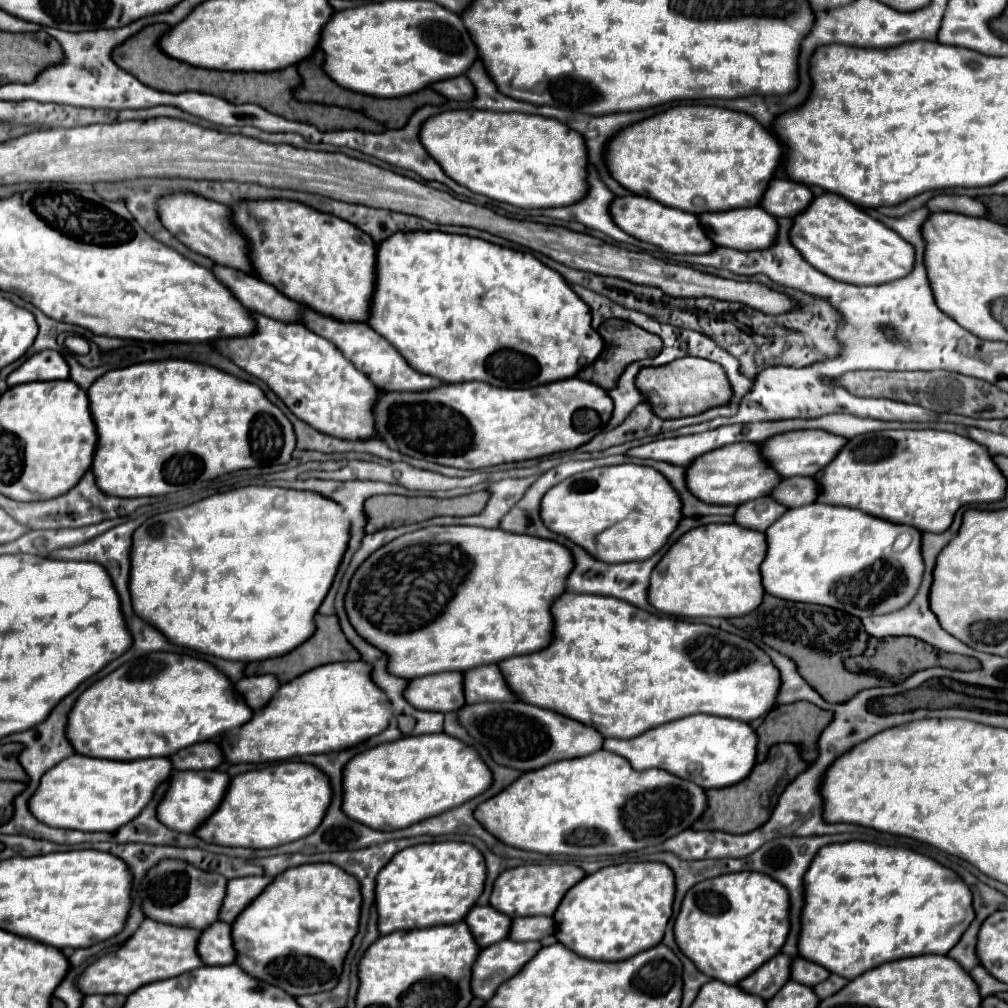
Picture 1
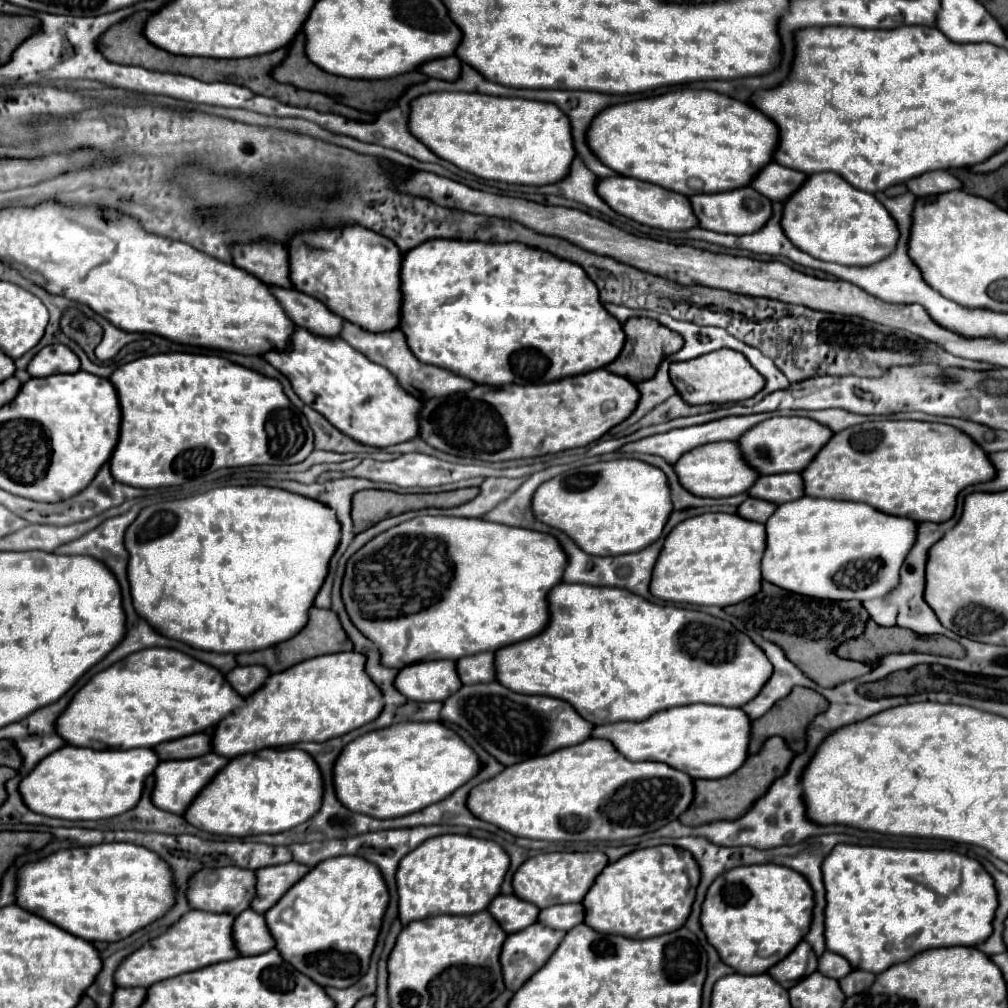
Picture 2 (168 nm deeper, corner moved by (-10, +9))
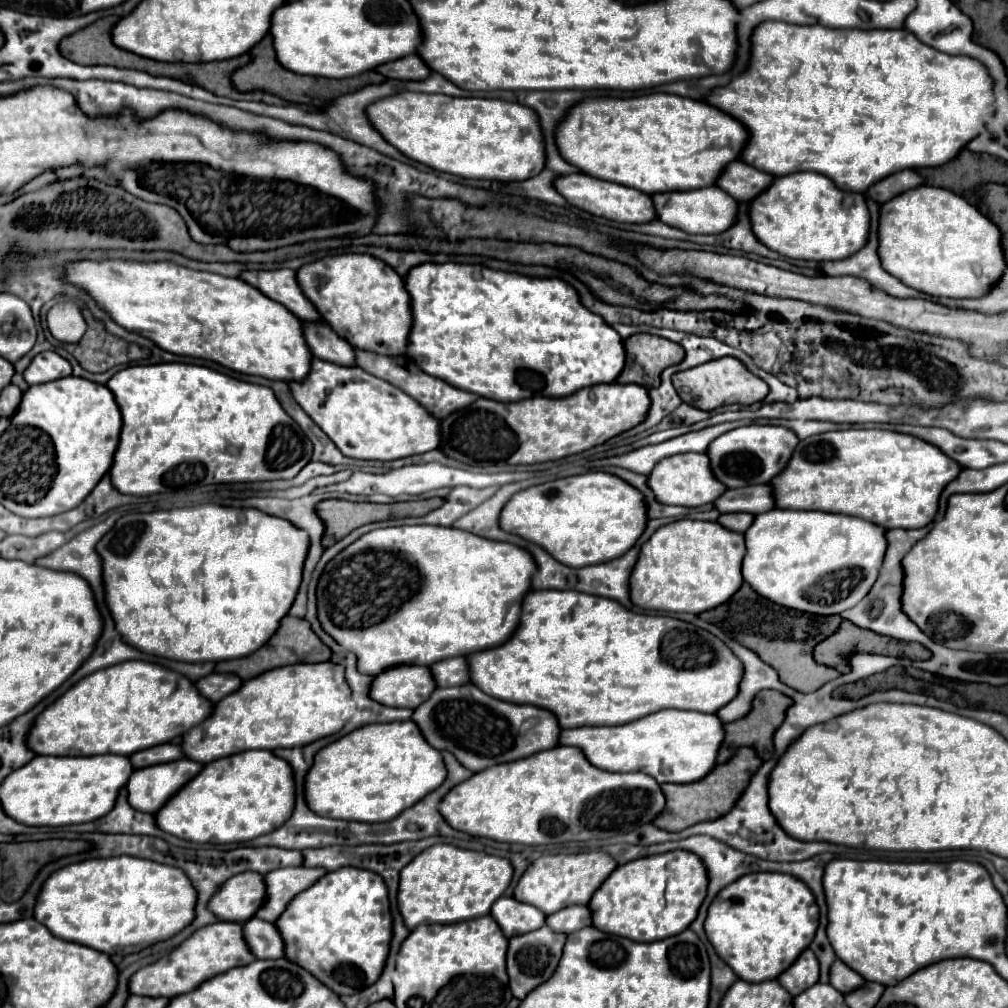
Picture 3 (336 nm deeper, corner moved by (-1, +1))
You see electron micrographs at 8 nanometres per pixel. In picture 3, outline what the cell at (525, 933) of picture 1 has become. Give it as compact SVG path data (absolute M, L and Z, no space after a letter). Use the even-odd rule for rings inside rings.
M571 905L547 917L547 925L559 933L573 933L591 925L589 905Z

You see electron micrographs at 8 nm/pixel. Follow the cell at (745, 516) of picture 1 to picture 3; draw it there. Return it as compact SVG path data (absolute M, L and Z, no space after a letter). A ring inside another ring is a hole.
M727 513L727 515L719 515L717 523L723 525L725 529L729 531L735 531L735 533L745 533L749 529L749 525L753 523L753 515L749 513Z

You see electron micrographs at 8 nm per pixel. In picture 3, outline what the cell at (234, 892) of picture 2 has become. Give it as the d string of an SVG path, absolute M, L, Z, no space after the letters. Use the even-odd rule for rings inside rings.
M241 873L231 877L209 901L209 909L223 921L249 921L265 901L265 877Z

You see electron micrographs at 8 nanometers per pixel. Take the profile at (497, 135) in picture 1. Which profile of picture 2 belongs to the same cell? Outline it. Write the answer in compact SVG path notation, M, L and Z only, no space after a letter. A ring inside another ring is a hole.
M430 93L430 95L422 95L412 103L412 111L410 111L410 129L414 133L414 137L420 137L422 143L426 143L426 147L430 151L434 151L438 157L454 163L458 169L468 171L476 177L482 179L490 179L490 181L502 181L502 183L514 183L514 185L552 185L558 183L562 179L568 177L570 173L570 165L572 159L576 157L576 149L574 149L574 139L572 139L572 125L570 119L566 117L566 113L562 113L554 103L544 103L544 101L530 101L530 99L506 99L506 97L492 97L492 95L482 95L482 93Z

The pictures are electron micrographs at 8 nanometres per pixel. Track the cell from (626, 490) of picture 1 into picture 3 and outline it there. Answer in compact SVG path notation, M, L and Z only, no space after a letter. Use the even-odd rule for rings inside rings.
M589 471L543 485L527 487L507 501L501 509L501 529L541 545L553 559L569 567L611 561L629 551L647 523L643 497L623 479Z

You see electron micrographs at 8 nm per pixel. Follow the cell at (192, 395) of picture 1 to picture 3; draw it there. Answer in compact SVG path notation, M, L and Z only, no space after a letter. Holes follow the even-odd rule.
M157 363L157 365L133 365L127 369L117 371L107 387L113 391L115 401L123 415L123 429L119 447L115 453L115 461L111 467L111 481L113 485L127 495L153 495L153 493L165 493L177 487L185 485L213 485L213 483L253 483L253 481L273 481L273 479L293 479L309 461L313 455L313 445L301 431L301 427L283 411L281 403L275 399L275 393L267 389L265 385L255 385L247 381L239 381L235 377L223 375L219 371L213 371L209 367L199 365L185 365L185 363Z

